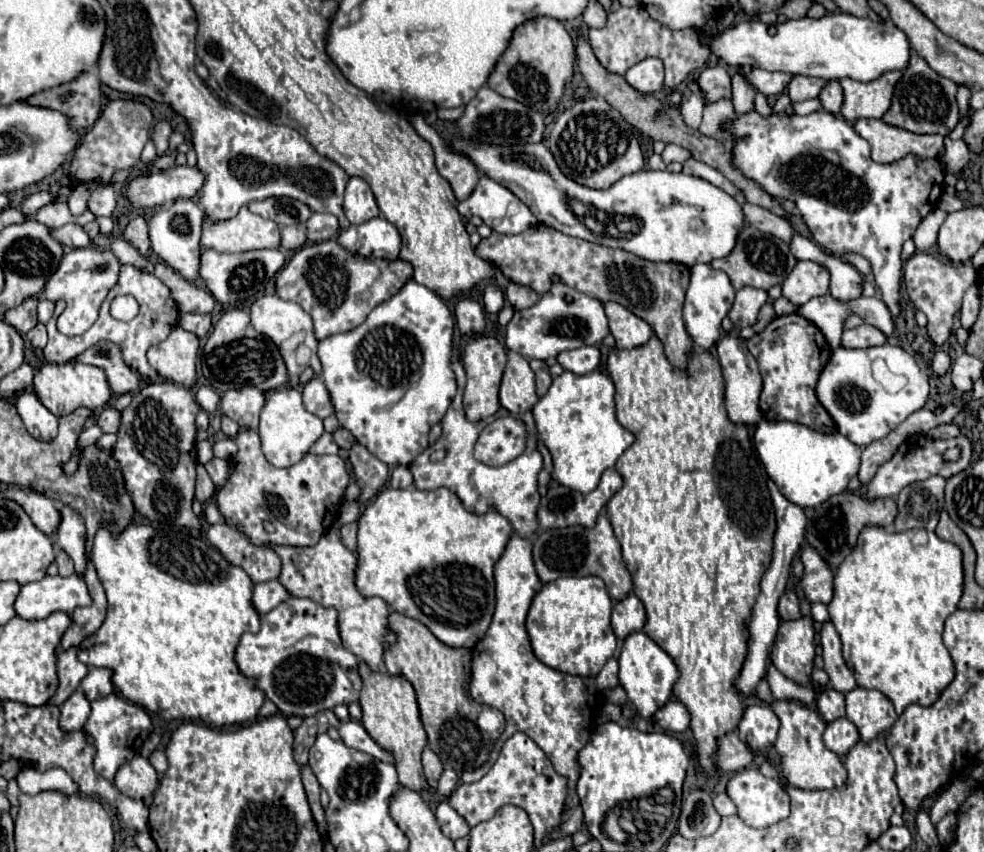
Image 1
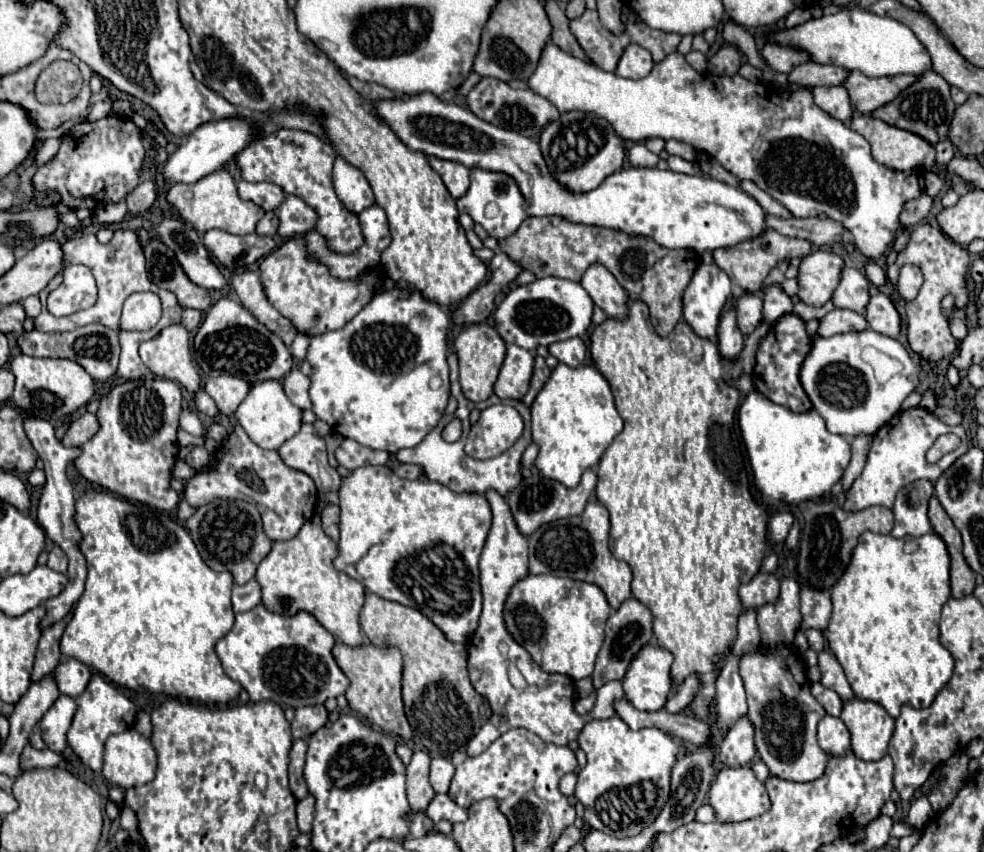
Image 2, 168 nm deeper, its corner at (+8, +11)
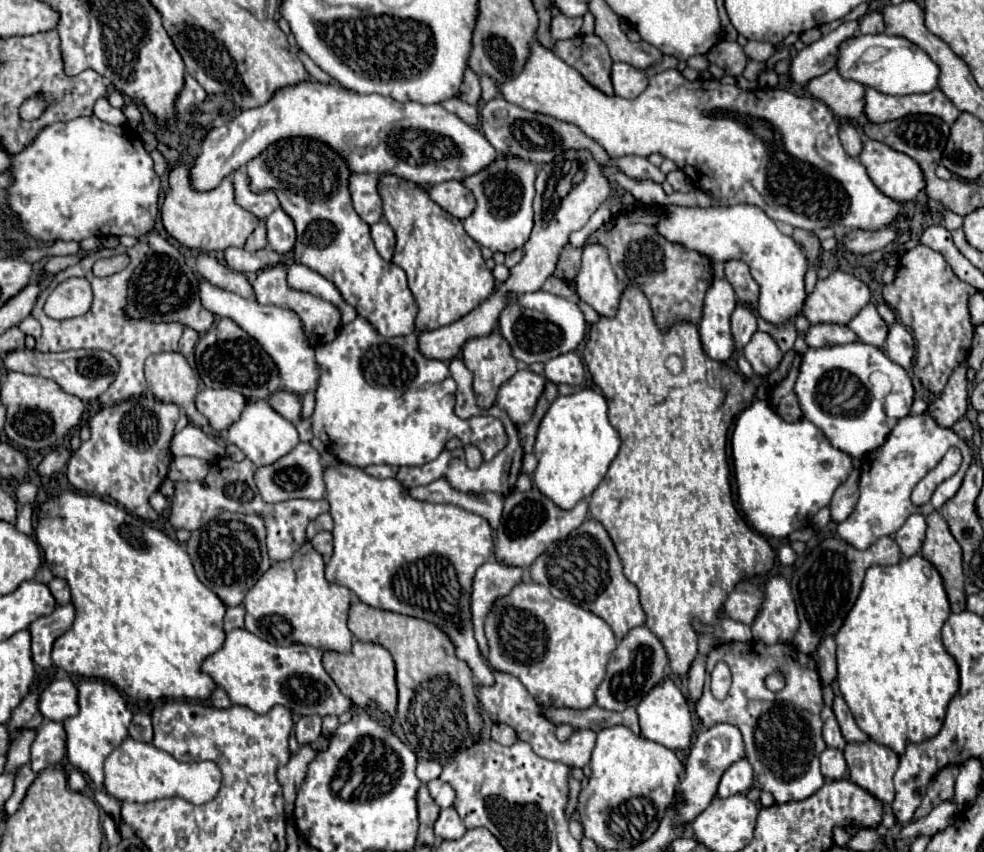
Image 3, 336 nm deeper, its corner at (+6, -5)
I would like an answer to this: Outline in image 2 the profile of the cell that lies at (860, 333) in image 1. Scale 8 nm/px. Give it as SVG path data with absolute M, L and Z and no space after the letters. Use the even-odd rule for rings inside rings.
M834 308L832 312L828 312L820 324L818 324L818 334L820 336L834 336L840 332L852 332L852 330L866 330L868 322L862 314L852 312L852 310L842 310L842 308Z

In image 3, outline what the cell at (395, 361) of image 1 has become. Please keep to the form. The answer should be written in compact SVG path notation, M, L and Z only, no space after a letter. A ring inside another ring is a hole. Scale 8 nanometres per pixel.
M358 316L340 330L334 342L316 350L316 364L318 388L316 408L312 414L312 432L326 444L328 452L342 462L358 468L370 464L422 466L442 452L448 438L458 438L462 444L476 446L482 452L484 462L488 462L508 444L506 430L498 418L476 416L470 420L462 420L454 414L452 396L456 392L456 382L442 360L424 358L424 354L418 350L416 332L410 338L386 338L366 318Z

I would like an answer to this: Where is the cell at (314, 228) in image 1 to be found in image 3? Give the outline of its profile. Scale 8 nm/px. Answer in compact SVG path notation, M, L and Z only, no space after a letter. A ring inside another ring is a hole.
M282 208L274 210L266 218L266 228L268 228L268 244L272 246L272 250L276 250L278 254L292 252L296 242L296 228L292 218Z

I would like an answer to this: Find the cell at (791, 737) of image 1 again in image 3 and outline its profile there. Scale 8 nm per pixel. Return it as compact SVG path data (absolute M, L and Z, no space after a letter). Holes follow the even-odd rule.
M728 642L722 646L716 646L708 654L706 662L706 684L704 684L704 694L696 702L696 712L706 728L718 724L718 722L730 722L738 724L744 744L746 744L746 756L754 766L756 780L760 782L762 790L770 792L776 802L790 802L790 800L804 800L818 792L824 784L824 776L820 772L818 756L824 752L826 742L822 740L822 720L820 720L820 710L824 706L822 702L822 682L816 670L816 664L812 656L798 652L792 644L774 644L766 646L762 642ZM716 662L726 662L732 670L732 686L726 696L726 700L718 702L712 692L710 692L710 672L714 670ZM774 672L782 672L784 676L784 688L778 692L772 692L766 688L766 678Z

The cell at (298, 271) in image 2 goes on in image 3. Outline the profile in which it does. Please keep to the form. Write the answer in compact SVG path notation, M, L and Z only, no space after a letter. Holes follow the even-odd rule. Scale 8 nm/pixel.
M276 264L272 268L260 270L252 286L254 286L256 300L260 304L280 306L280 308L292 310L292 312L296 312L300 316L304 336L306 336L306 340L308 340L308 344L312 348L320 348L324 344L330 344L340 334L340 330L342 330L342 314L340 314L340 310L332 302L326 302L326 300L322 300L322 298L318 298L318 296L310 294L310 292L290 288L288 280L286 280L286 266L284 264Z

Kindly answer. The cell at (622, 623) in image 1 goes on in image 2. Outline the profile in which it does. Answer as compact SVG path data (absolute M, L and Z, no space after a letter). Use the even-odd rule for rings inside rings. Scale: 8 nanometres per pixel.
M628 598L616 612L612 612L612 616L606 622L606 640L598 652L596 658L596 668L592 672L592 686L594 690L598 690L602 684L606 684L606 680L622 680L624 672L628 672L628 664L636 658L636 652L640 652L640 648L644 648L650 640L652 640L654 632L652 632L652 614L650 610L640 604L636 598Z

